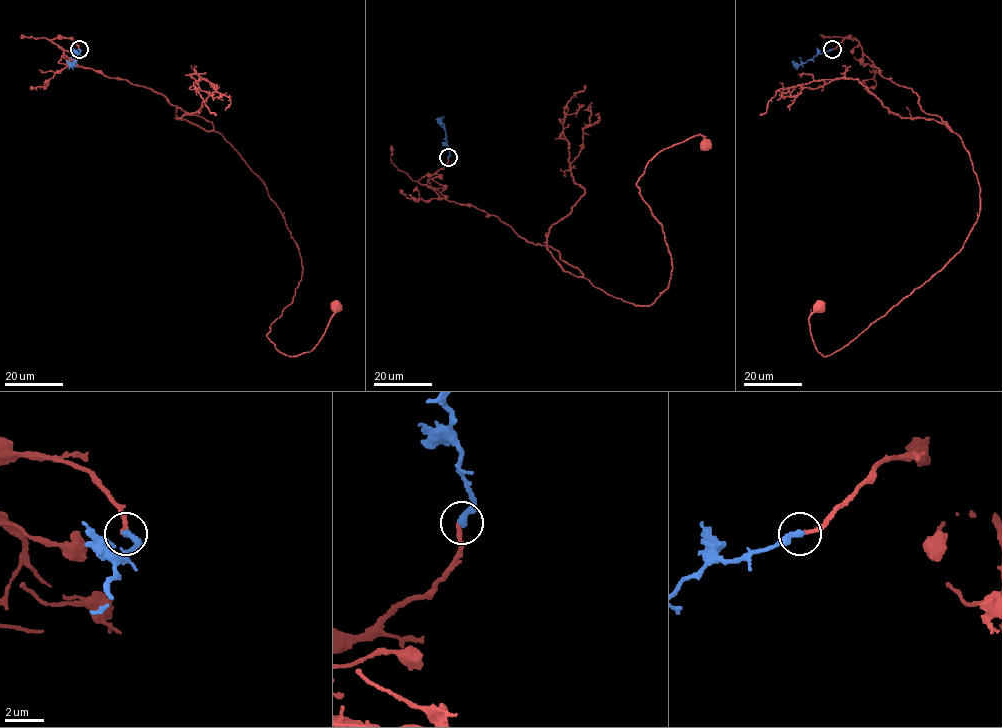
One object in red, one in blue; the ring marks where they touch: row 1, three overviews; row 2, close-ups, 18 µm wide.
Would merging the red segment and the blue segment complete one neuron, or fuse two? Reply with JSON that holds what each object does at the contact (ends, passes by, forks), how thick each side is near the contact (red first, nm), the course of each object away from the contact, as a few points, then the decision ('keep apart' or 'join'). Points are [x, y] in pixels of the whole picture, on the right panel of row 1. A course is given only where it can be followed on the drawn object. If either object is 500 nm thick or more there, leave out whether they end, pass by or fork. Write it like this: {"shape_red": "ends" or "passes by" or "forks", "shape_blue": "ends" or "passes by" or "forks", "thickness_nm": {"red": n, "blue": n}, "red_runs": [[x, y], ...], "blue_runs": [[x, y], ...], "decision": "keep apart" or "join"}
{"shape_red": "ends", "shape_blue": "ends", "thickness_nm": {"red": 200, "blue": 360}, "red_runs": [[832, 49], [856, 40], [960, 138], [980, 209], [940, 270], [827, 356], [810, 332], [819, 307]], "blue_runs": [[832, 49], [801, 64], [791, 62]], "decision": "join"}

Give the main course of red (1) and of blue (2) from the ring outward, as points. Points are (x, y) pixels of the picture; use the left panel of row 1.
1: (78, 49), (49, 40), (210, 121), (264, 184), (302, 270), (267, 334), (278, 350), (310, 351), (335, 307)
2: (78, 49), (75, 64), (68, 63), (74, 62)

